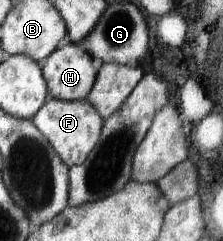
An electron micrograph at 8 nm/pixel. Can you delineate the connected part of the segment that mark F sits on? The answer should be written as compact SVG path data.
M52 98L31 120L51 142L60 159L71 168L83 165L90 157L92 149L98 143L104 119L88 99L69 102Z

